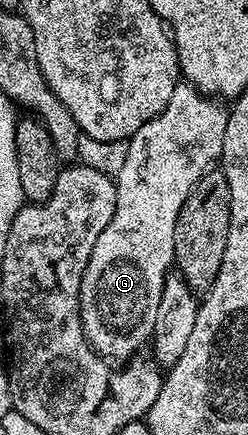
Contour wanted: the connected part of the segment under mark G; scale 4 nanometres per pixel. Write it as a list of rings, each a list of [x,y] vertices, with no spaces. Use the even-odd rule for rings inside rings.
[[[176,85],[174,95],[170,95],[170,103],[166,103],[164,110],[150,119],[150,123],[138,127],[138,131],[128,141],[126,163],[122,163],[122,171],[118,171],[114,178],[114,215],[106,231],[98,235],[94,251],[90,251],[90,259],[86,263],[86,271],[80,284],[82,331],[92,349],[105,359],[116,363],[131,359],[143,350],[140,349],[143,345],[145,348],[152,340],[164,280],[168,278],[174,265],[174,223],[178,223],[178,215],[186,203],[186,195],[190,195],[198,179],[202,179],[202,175],[221,160],[228,109],[219,104],[223,105],[219,100],[209,99],[193,85]]]

